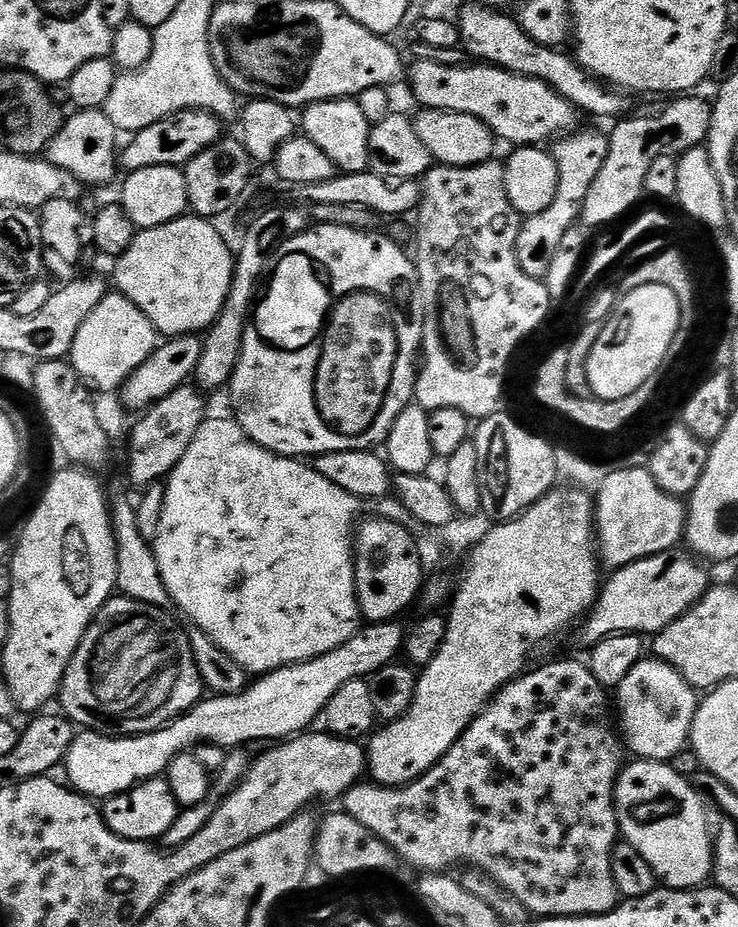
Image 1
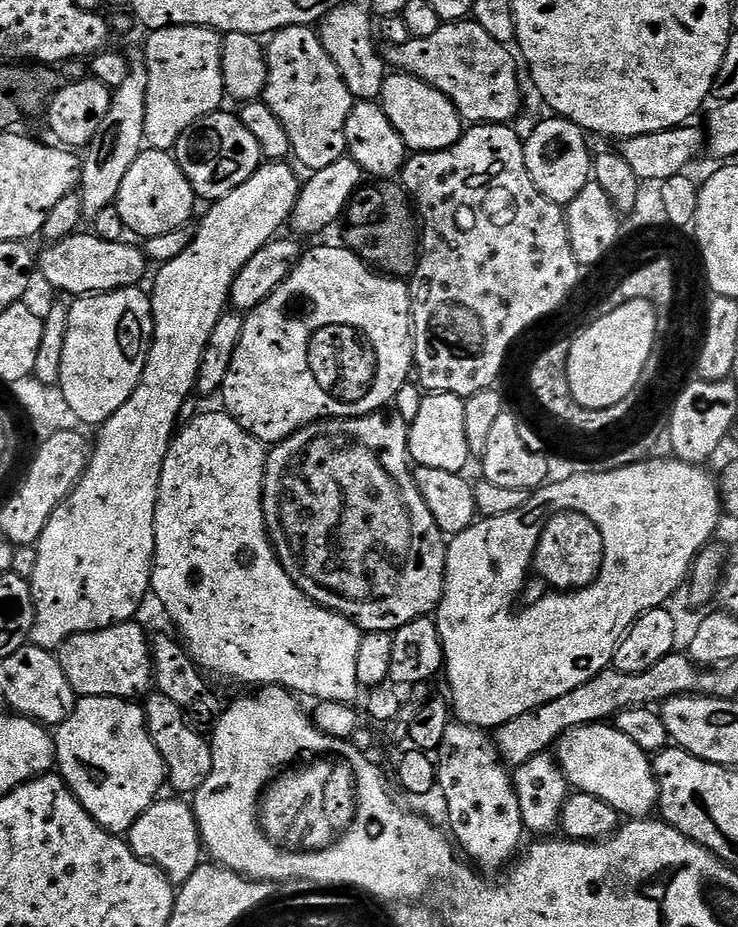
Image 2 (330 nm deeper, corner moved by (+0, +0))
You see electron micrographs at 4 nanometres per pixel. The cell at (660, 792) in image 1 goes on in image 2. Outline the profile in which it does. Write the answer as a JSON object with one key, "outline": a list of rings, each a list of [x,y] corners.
{"outline":[[[608,722],[587,724],[572,728],[564,733],[554,745],[556,763],[559,764],[562,774],[567,778],[569,785],[575,791],[594,794],[594,798],[602,798],[611,808],[628,818],[644,818],[648,812],[657,807],[658,793],[656,790],[656,775],[652,773],[652,760],[649,753],[643,752],[626,734],[619,732]]]}

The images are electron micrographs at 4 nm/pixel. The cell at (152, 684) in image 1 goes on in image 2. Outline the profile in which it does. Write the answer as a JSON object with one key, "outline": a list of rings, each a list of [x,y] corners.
{"outline":[[[136,622],[115,624],[97,632],[71,636],[65,644],[60,645],[58,655],[62,670],[66,670],[66,678],[77,697],[109,696],[136,700],[143,697],[154,684],[150,636]]]}

